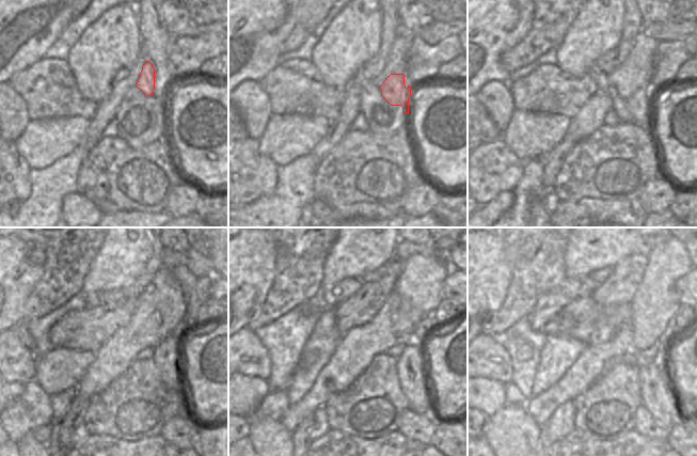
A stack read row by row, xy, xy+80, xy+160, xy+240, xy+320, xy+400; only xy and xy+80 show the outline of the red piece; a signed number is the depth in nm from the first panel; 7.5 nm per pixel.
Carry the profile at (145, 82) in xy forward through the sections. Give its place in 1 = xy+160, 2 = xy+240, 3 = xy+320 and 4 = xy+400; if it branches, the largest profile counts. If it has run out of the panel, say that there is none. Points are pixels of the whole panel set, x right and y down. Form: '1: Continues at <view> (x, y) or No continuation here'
1: Continues at xy+160 (640, 105)
2: Continues at xy+240 (168, 356)
3: Continues at xy+320 (410, 364)
4: Continues at xy+400 (659, 396)

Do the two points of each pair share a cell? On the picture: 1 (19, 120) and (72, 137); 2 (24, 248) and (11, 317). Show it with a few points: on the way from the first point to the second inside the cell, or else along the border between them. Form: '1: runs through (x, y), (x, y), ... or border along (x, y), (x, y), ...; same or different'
1: border along (30, 120), (22, 134), (14, 142); different
2: runs through (11, 265), (11, 300); same

